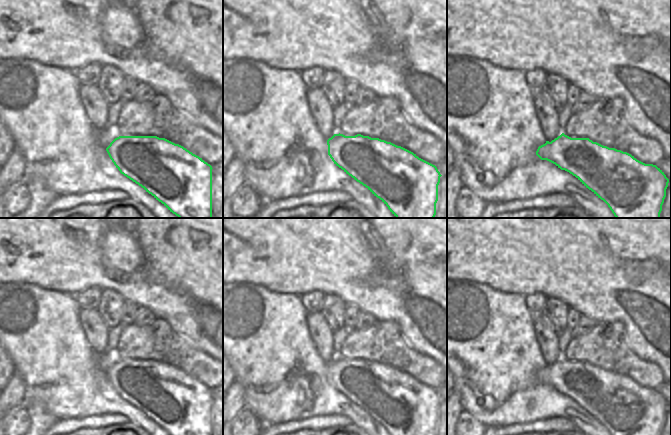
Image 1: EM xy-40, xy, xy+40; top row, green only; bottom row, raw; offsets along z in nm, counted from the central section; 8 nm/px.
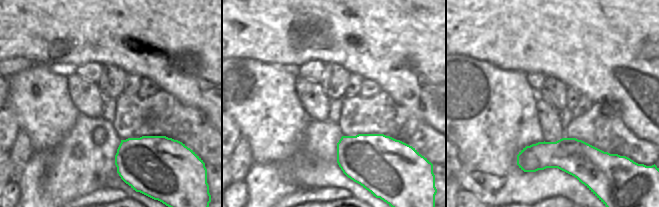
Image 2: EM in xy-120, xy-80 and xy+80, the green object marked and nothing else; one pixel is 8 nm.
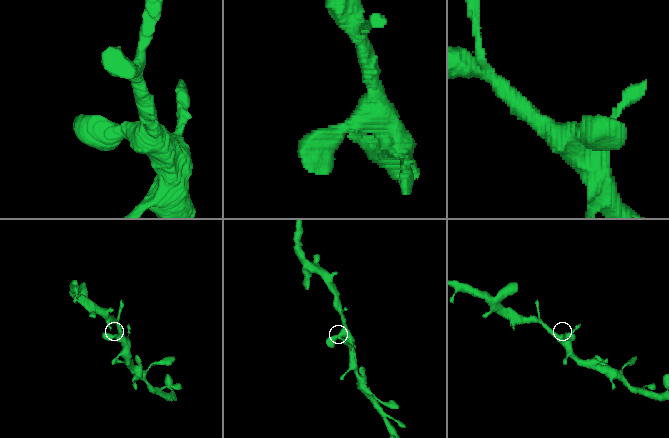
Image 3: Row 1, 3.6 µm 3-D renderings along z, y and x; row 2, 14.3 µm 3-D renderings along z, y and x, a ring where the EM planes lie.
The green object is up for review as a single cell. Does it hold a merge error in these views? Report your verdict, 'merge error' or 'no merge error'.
no merge error

